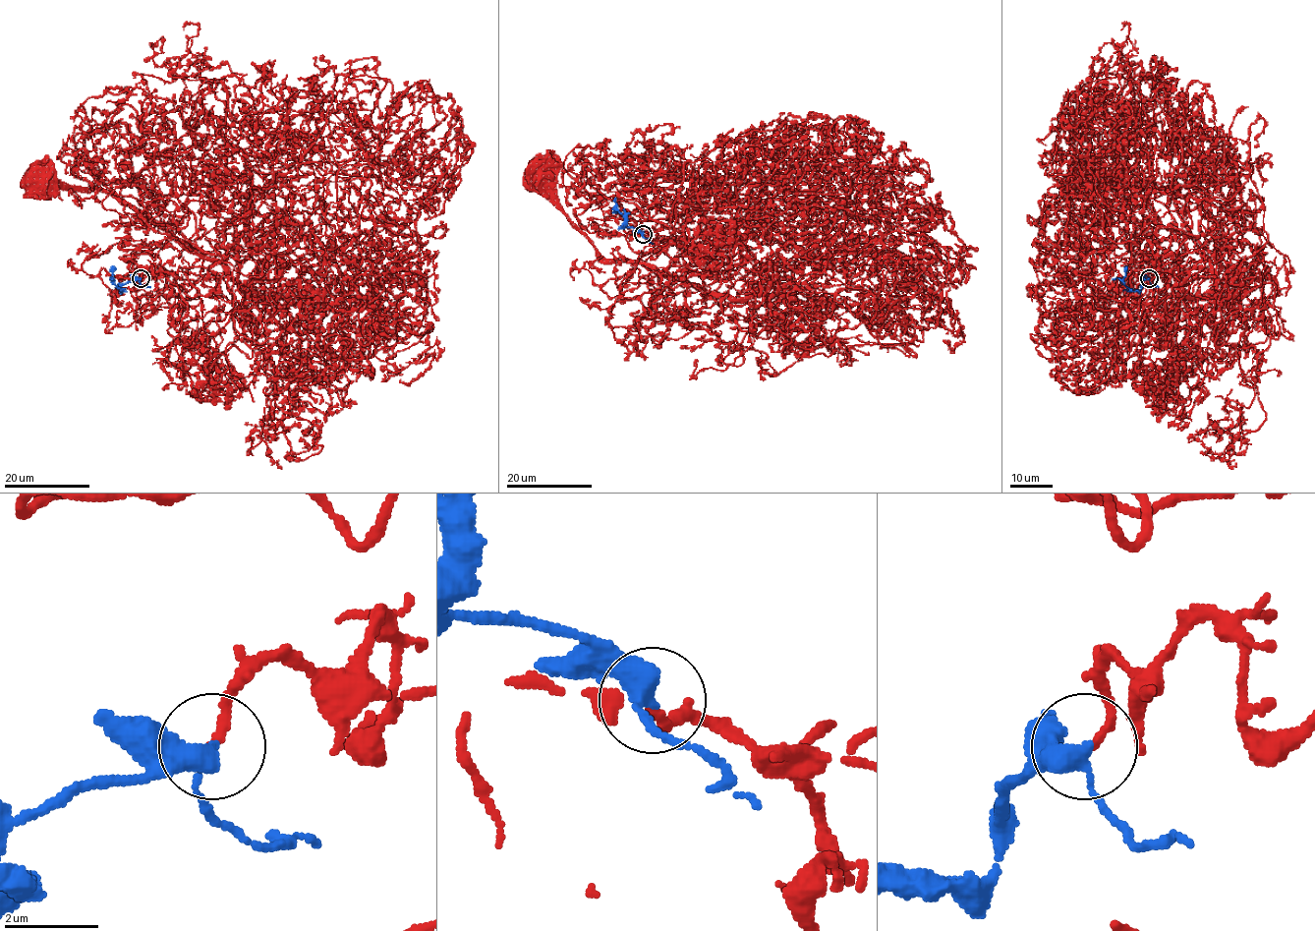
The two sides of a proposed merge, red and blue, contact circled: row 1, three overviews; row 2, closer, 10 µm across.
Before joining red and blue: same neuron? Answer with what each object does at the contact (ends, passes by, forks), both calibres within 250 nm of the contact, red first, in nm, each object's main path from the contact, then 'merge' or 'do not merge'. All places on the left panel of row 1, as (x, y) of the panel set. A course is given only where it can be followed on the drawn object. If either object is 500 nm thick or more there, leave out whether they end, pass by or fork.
red ends | blue passes by | 160/360 nm | red via (141, 277), (164, 273), (170, 311), (199, 293), (181, 269), (230, 257), (257, 300), (108, 193), (35, 177) | blue via (141, 277), (127, 282), (121, 290), (113, 281), (112, 265) | merge

